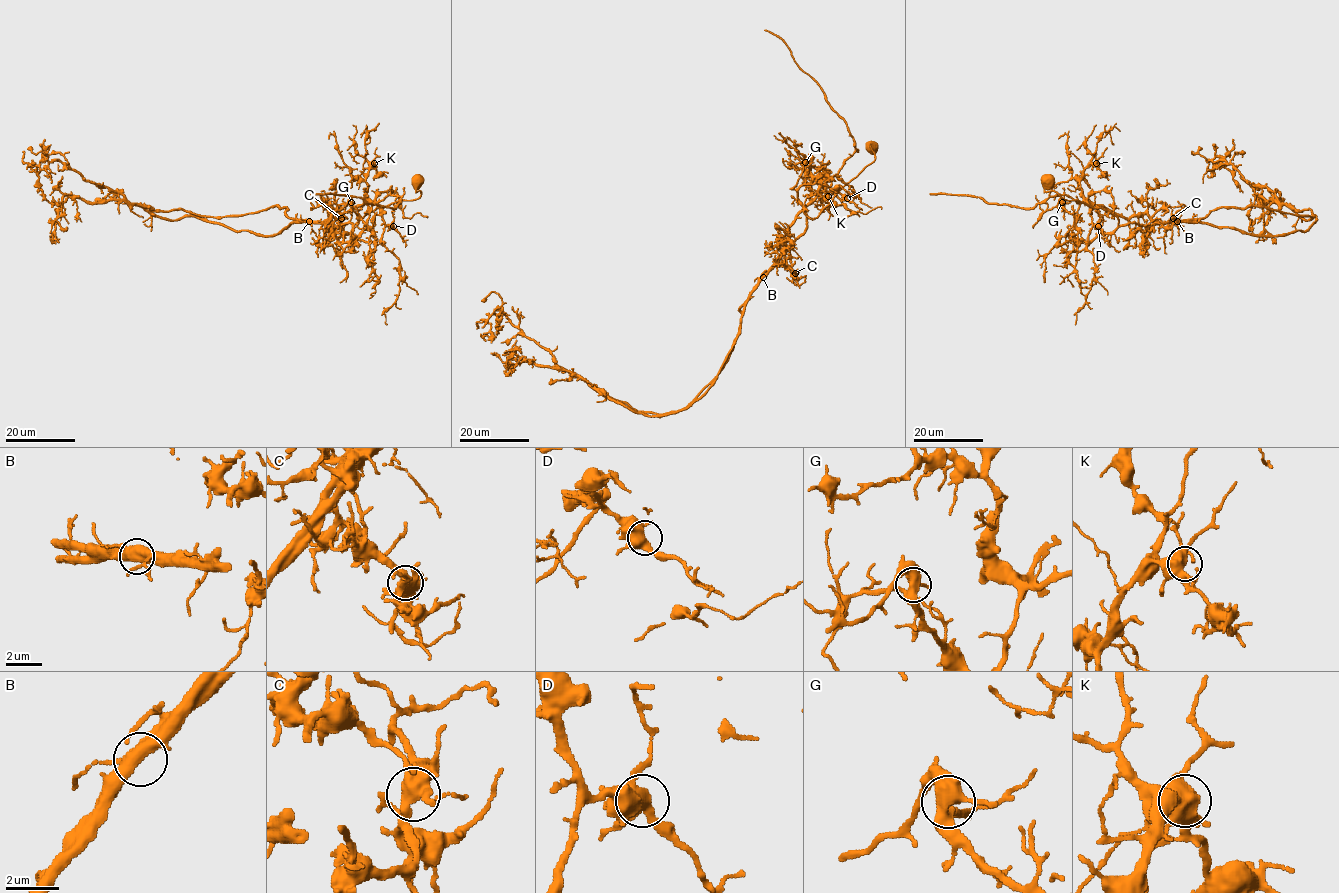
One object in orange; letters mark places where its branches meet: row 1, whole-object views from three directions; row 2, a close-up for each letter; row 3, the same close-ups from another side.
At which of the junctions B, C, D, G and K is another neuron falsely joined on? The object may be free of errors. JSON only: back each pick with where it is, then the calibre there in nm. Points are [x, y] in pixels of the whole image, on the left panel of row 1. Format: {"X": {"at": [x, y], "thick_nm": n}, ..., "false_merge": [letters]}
{"B": {"at": [309, 221], "thick_nm": 500}, "false_merge": ["B"]}

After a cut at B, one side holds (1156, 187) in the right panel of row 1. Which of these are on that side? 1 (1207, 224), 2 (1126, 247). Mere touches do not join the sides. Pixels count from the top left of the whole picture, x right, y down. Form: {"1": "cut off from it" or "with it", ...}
{"1": "cut off from it", "2": "with it"}

